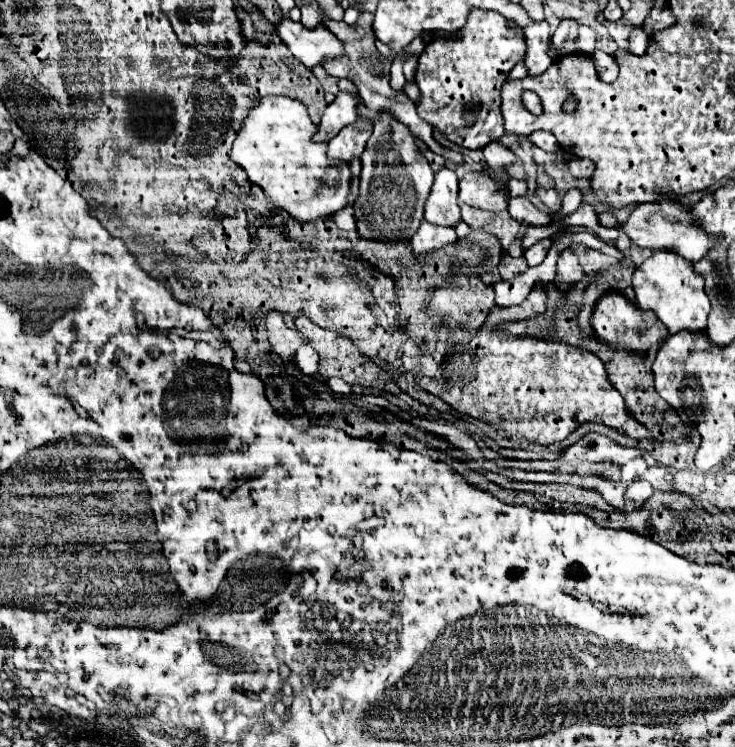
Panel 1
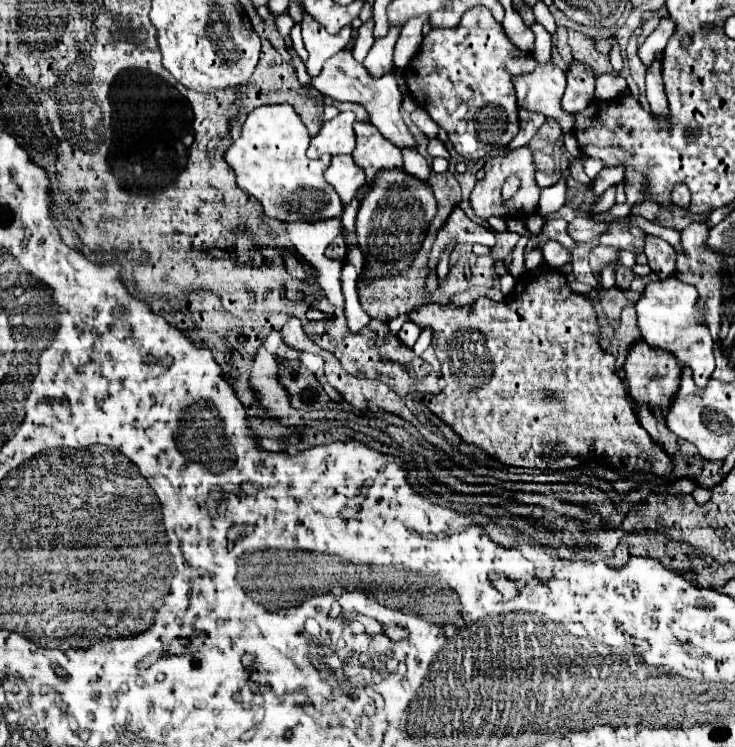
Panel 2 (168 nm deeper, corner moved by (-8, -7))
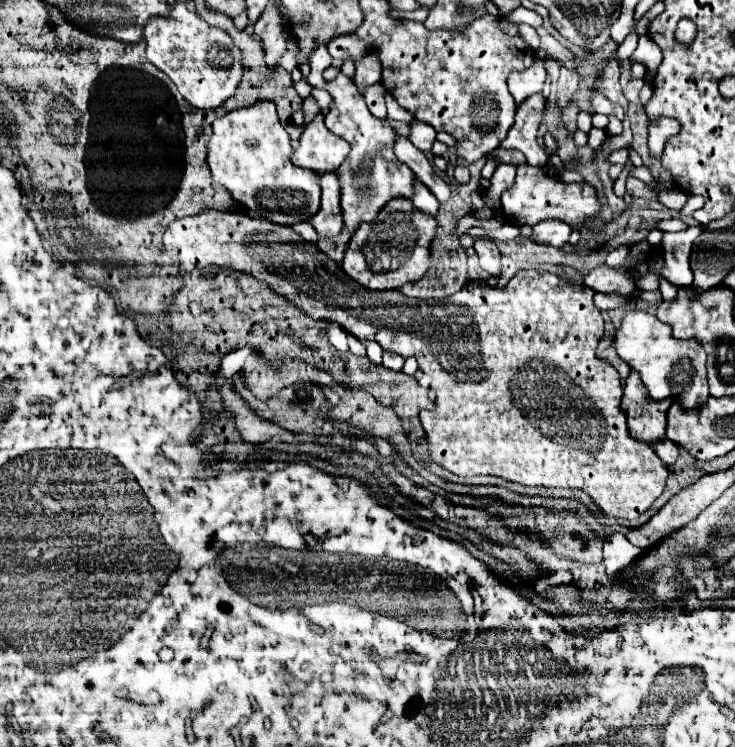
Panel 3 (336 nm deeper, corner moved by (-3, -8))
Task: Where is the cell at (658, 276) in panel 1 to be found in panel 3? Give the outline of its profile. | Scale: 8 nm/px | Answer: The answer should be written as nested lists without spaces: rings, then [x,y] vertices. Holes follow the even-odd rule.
[[[627,311],[621,327],[615,331],[615,347],[629,367],[641,373],[643,383],[653,399],[679,399],[683,407],[701,407],[709,397],[705,351],[697,339],[675,339],[671,325],[659,321],[647,311]]]

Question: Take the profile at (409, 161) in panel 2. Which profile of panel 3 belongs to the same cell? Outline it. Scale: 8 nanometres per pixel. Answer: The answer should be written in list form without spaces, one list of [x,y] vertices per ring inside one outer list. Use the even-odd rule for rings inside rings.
[[[415,177],[413,203],[415,203],[415,207],[419,207],[419,209],[423,209],[423,211],[427,211],[427,213],[431,213],[431,215],[435,215],[437,209],[439,209],[437,197],[429,191],[429,187],[425,187],[425,185],[419,181],[419,177]]]

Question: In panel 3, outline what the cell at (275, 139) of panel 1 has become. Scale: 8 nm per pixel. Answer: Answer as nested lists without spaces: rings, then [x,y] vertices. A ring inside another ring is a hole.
[[[259,101],[251,107],[229,111],[225,117],[213,123],[207,163],[213,179],[225,185],[241,207],[259,213],[267,221],[293,225],[311,219],[319,211],[321,185],[319,175],[293,165],[291,155],[291,139],[285,127],[279,123],[275,103]]]

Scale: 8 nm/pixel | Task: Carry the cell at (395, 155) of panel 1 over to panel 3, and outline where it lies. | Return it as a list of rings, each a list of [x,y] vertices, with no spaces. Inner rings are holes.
[[[395,197],[377,213],[377,219],[373,223],[361,223],[359,229],[353,231],[353,237],[349,241],[349,251],[345,253],[345,259],[343,259],[341,267],[361,287],[375,289],[375,291],[397,289],[399,285],[403,285],[407,281],[421,279],[431,269],[429,245],[431,245],[433,237],[435,237],[435,219],[429,213],[423,213],[423,211],[415,209],[409,199]]]

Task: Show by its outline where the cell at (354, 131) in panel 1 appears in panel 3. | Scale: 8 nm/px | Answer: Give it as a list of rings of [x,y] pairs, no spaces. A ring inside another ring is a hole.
[[[335,171],[321,175],[321,189],[321,209],[315,215],[315,219],[311,219],[311,225],[317,229],[321,237],[333,237],[339,235],[343,227],[343,215],[339,205],[341,185]]]

